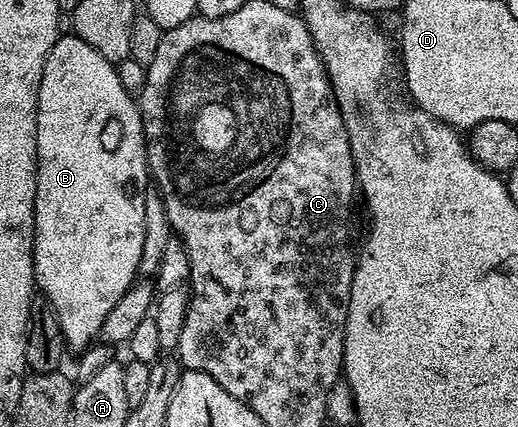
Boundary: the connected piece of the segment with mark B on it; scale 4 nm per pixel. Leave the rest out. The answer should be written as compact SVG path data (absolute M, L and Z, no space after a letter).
M71 33L61 34L54 49L46 57L46 65L42 69L42 85L38 89L38 105L36 106L36 200L34 201L34 241L32 242L32 268L36 274L34 280L39 294L45 295L54 309L64 334L65 344L69 348L83 349L99 336L102 325L106 321L106 313L118 305L122 293L129 291L137 282L139 257L142 255L143 241L143 207L141 196L132 195L128 186L133 183L140 189L147 188L150 183L148 174L148 148L144 146L144 126L140 120L140 108L137 100L126 89L122 89L122 81L118 81L116 64L106 61L98 49L90 49L86 41L82 41Z

